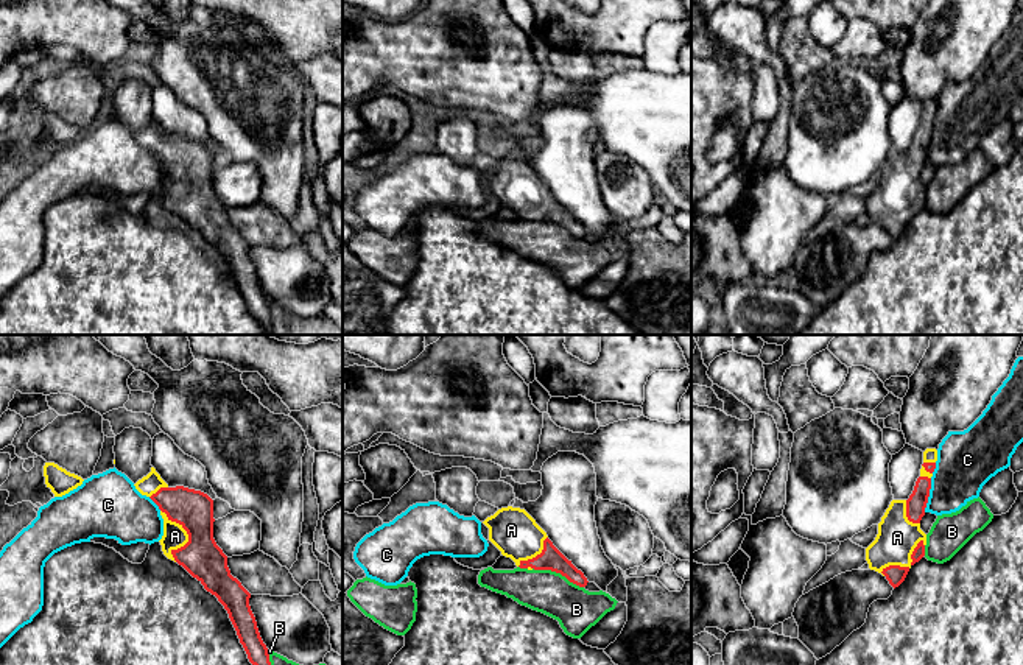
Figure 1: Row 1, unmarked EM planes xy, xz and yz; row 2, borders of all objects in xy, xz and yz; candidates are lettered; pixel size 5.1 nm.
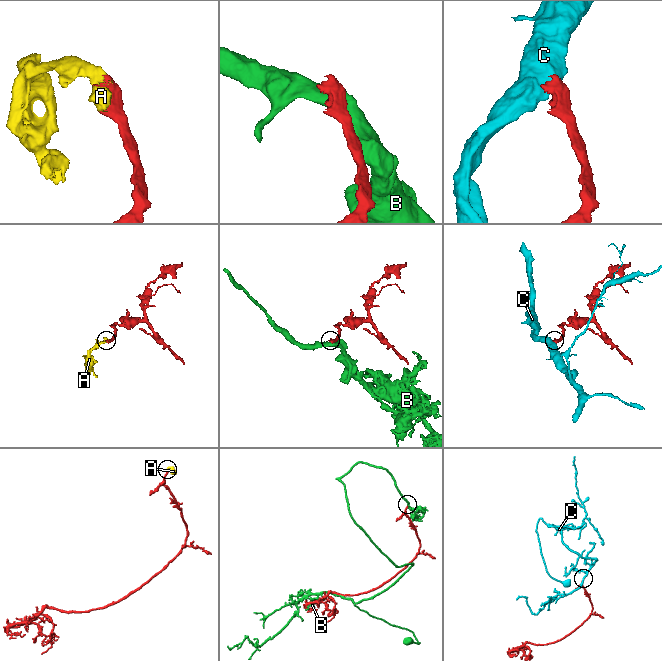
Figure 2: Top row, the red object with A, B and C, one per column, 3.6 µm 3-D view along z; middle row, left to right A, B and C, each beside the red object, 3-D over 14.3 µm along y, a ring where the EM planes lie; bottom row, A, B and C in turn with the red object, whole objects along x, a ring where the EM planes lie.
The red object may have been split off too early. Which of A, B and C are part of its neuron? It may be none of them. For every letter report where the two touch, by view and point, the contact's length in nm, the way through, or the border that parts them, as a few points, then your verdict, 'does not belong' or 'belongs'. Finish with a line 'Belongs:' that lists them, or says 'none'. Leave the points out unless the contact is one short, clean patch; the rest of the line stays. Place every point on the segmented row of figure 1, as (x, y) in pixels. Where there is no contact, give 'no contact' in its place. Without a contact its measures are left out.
A: xy (189, 536) | 280 nm | belongs
B: xz (558, 572) | 280 nm | does not belong
C: yz (928, 496) | 180 nm | along yz (931, 478), (928, 502), (924, 511) | does not belong
Belongs: A

